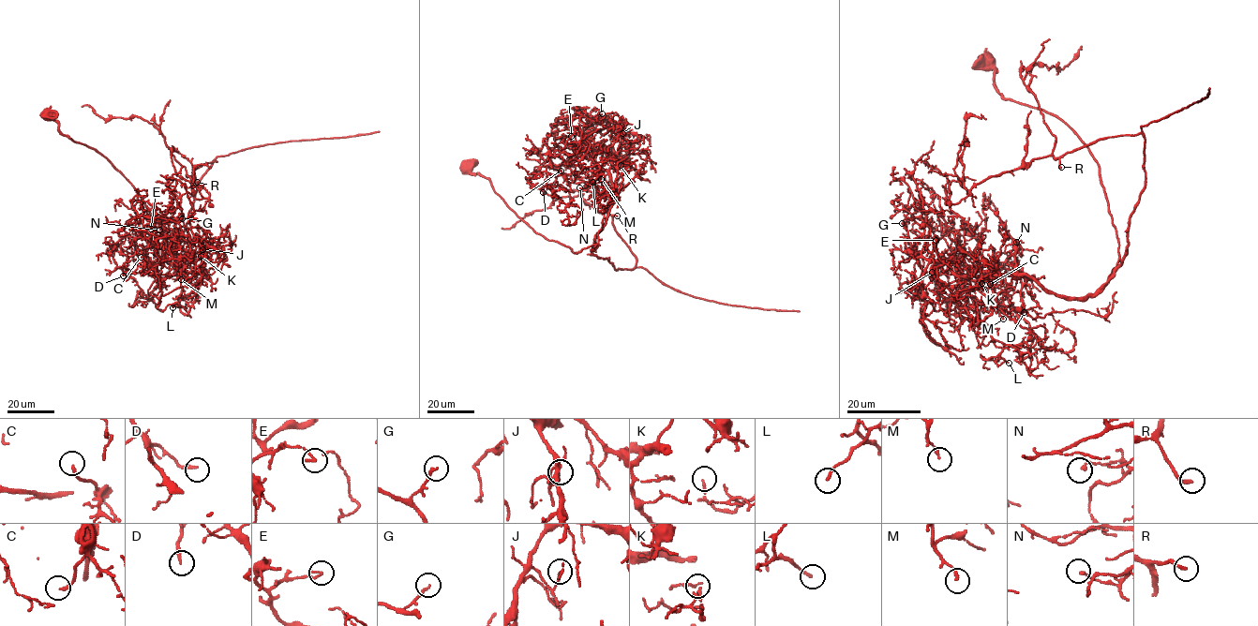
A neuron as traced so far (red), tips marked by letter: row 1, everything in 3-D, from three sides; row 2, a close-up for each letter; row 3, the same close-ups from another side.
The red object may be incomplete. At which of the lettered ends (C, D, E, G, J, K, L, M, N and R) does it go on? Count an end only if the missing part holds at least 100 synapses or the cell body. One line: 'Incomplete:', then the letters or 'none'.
Incomplete: R

